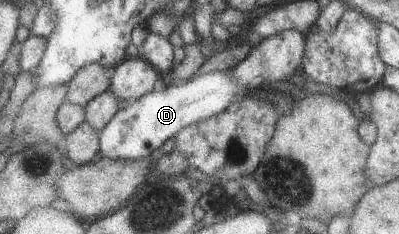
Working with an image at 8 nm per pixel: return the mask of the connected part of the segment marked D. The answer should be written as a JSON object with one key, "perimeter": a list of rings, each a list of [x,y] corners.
{"perimeter":[[[293,29],[267,37],[258,46],[252,46],[250,54],[232,69],[211,71],[197,75],[192,81],[172,83],[163,92],[152,92],[136,100],[116,114],[112,123],[101,132],[102,155],[115,160],[149,158],[184,128],[222,113],[236,104],[240,97],[268,90],[268,84],[288,80],[288,76],[300,72],[305,52],[305,36],[306,34]]]}

